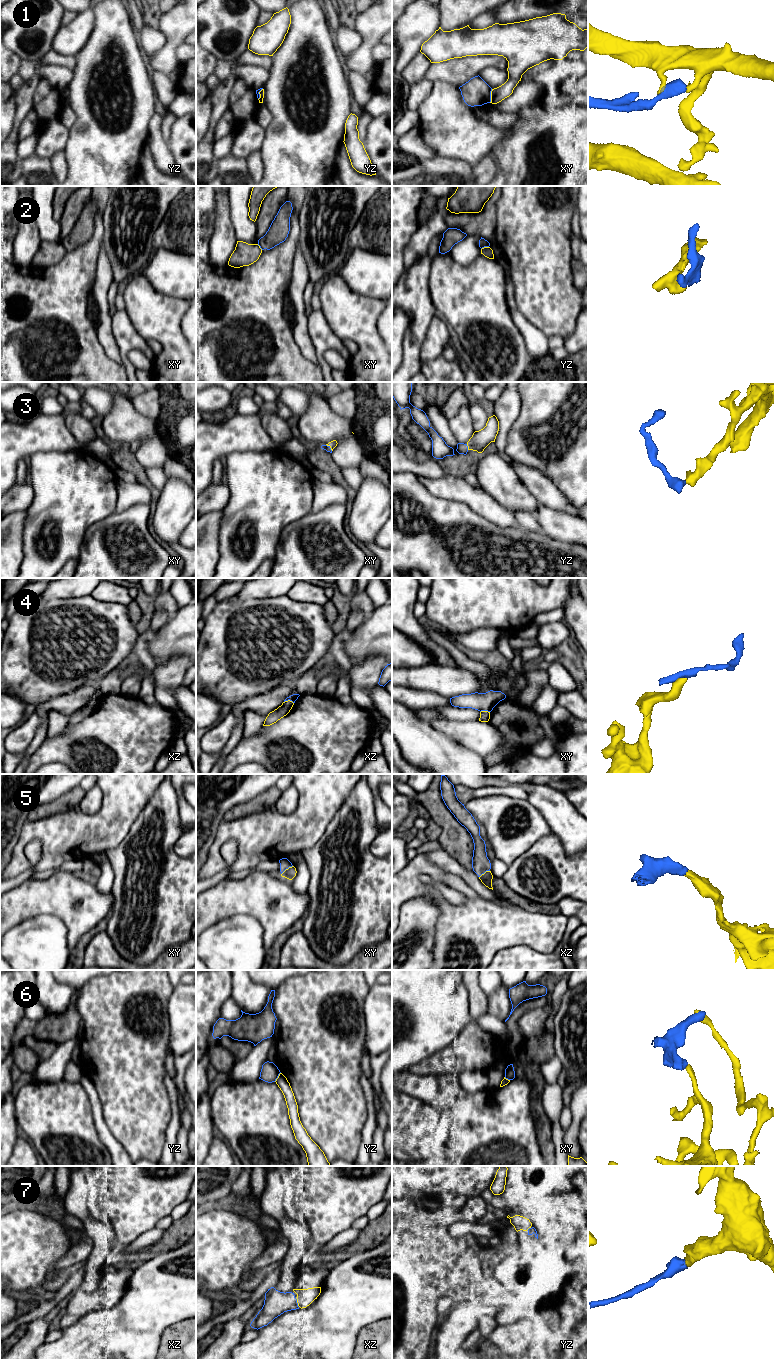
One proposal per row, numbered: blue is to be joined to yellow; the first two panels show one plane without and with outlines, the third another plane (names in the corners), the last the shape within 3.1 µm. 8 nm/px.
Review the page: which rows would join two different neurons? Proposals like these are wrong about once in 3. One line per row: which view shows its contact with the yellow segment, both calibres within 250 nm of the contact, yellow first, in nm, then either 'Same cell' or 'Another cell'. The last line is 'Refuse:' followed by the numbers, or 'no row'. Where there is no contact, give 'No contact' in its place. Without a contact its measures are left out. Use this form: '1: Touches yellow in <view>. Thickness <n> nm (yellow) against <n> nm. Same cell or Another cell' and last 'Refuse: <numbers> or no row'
1: Touches yellow in xy. Thickness 120 nm (yellow) against 220 nm. Another cell
2: Touches yellow in yz. Thickness 80 nm (yellow) against 70 nm. Another cell
3: Touches yellow in yz. Thickness 150 nm (yellow) against 90 nm. Same cell
4: Touches yellow in xz. Thickness 90 nm (yellow) against 60 nm. Same cell
5: Touches yellow in xy. Thickness 90 nm (yellow) against 80 nm. Same cell
6: Touches yellow in yz. Thickness 90 nm (yellow) against 150 nm. Another cell
7: Touches yellow in xz. Thickness 140 nm (yellow) against 190 nm. Same cell
Refuse: 1, 2, 6

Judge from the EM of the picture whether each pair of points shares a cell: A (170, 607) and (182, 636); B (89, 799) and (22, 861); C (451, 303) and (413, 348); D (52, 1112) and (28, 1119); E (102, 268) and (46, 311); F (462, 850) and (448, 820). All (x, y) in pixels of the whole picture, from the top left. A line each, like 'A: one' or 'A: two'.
A: two
B: two
C: two
D: one
E: two
F: one

